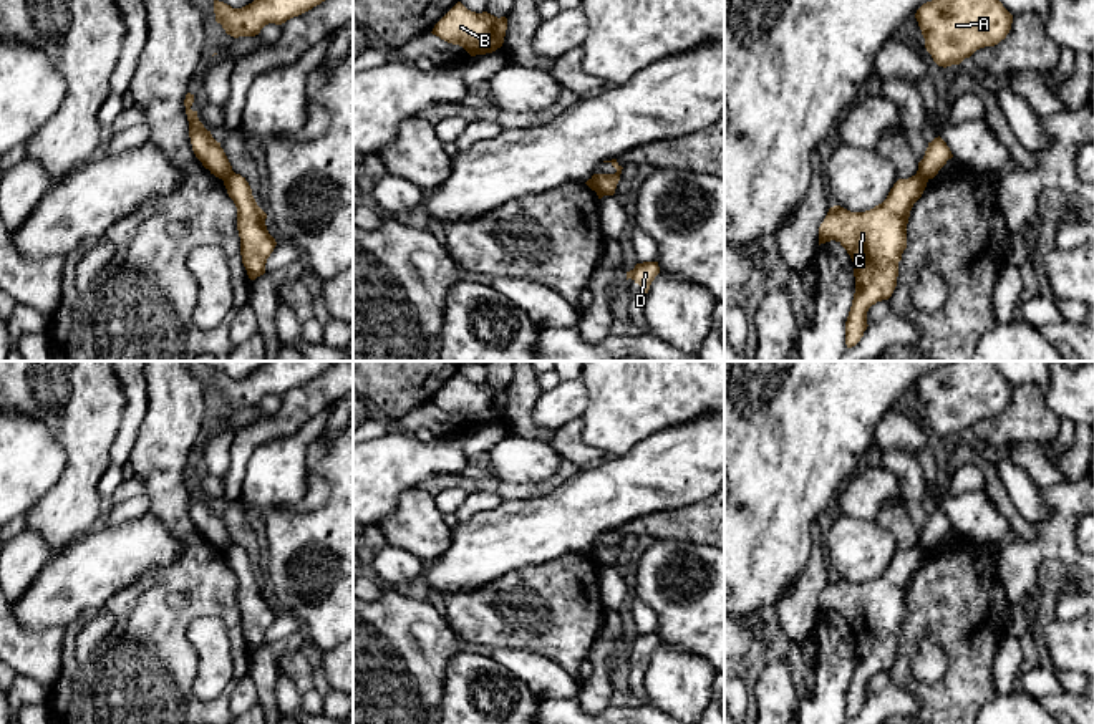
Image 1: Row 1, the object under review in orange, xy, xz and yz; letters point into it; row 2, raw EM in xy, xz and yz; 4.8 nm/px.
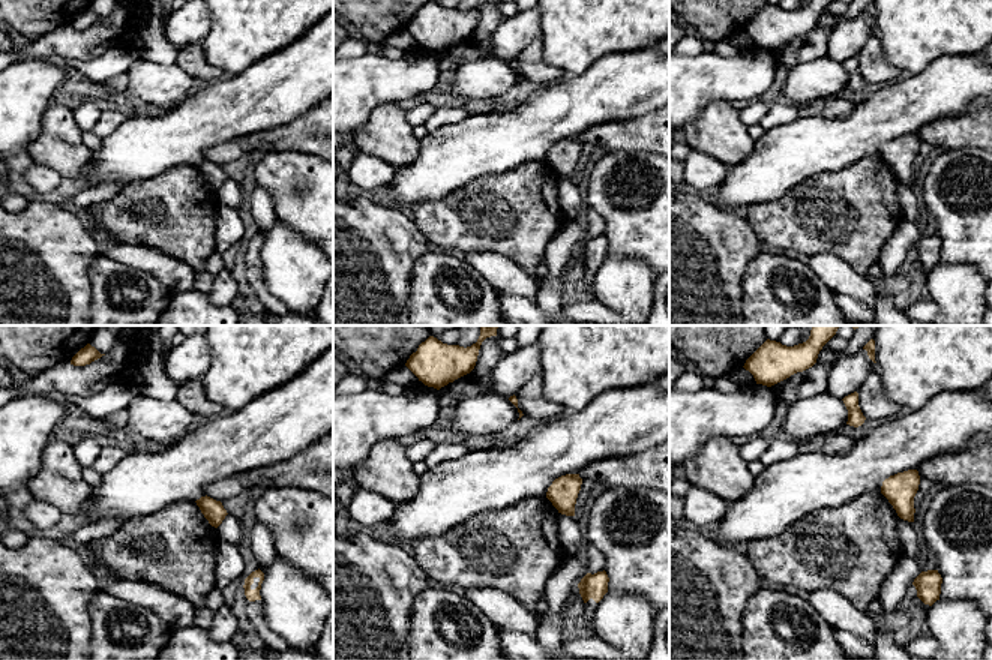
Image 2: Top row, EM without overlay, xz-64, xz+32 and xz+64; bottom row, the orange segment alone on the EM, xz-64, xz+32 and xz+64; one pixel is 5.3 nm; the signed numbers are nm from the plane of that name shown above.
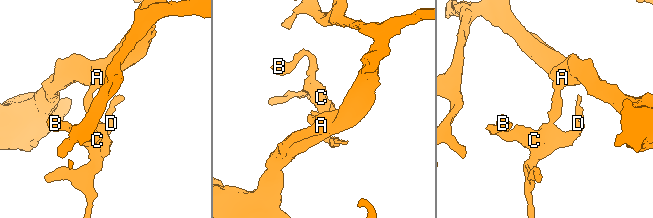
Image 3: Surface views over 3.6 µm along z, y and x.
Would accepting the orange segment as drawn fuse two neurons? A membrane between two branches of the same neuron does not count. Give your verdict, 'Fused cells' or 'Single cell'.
Fused cells

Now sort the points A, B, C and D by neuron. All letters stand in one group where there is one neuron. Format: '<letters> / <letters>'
A / B C D

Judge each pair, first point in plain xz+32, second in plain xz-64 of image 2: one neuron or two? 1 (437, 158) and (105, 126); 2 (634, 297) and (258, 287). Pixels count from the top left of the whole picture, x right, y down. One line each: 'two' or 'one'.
1: two
2: two

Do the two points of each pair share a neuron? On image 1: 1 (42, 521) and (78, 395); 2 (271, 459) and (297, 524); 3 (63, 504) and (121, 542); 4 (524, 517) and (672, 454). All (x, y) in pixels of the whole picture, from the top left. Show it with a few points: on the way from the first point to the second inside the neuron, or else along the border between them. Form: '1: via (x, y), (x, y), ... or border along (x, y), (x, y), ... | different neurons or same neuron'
1: via (73, 489), (78, 484), (78, 426) | same neuron
2: border along (284, 504), (269, 511) | different neurons
3: border along (88, 530), (55, 552) | different neurons
4: via (561, 517), (571, 517), (587, 504), (635, 484) | same neuron

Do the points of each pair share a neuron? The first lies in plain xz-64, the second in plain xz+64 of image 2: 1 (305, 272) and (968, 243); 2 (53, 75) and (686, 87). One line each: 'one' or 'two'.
1: two
2: one

